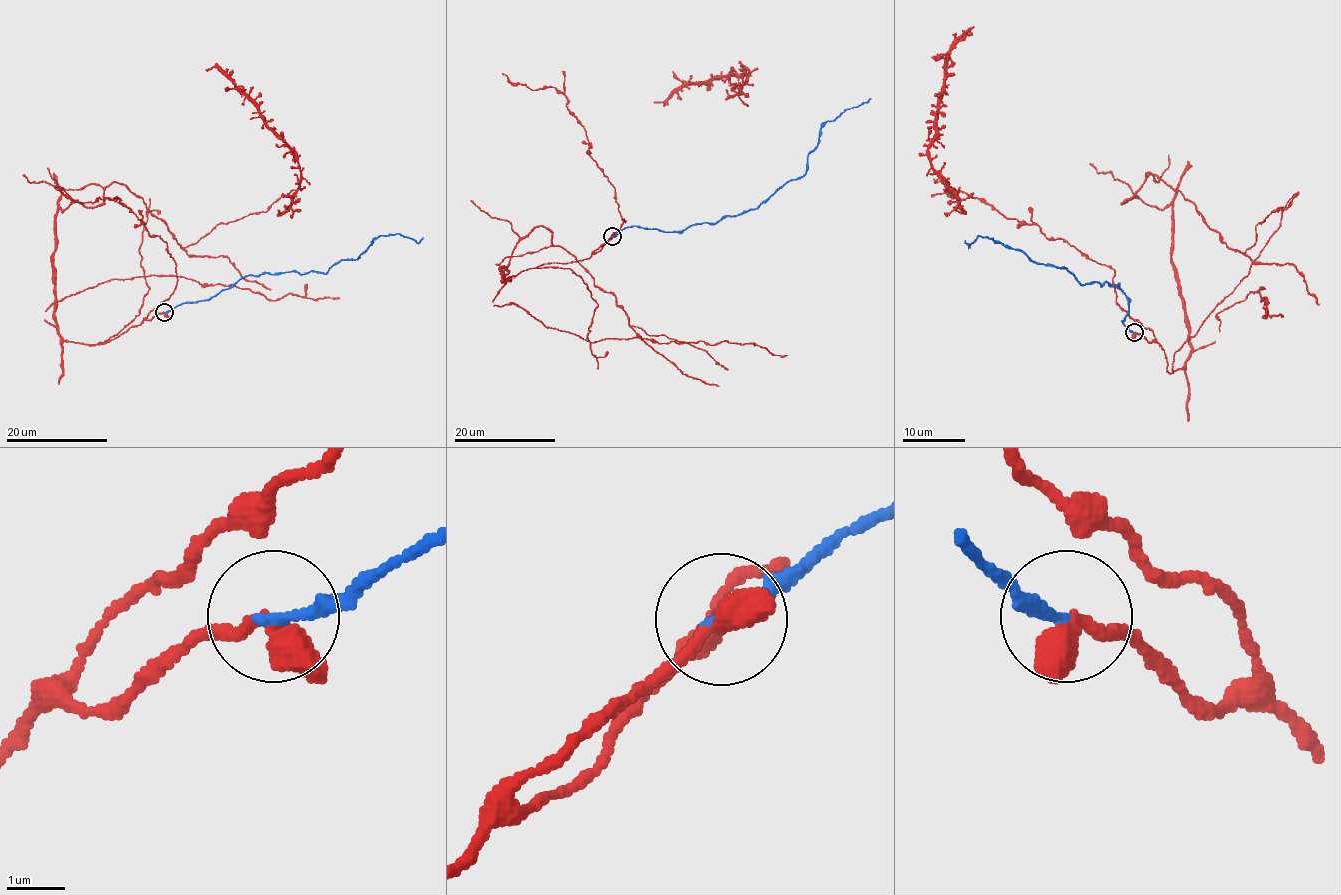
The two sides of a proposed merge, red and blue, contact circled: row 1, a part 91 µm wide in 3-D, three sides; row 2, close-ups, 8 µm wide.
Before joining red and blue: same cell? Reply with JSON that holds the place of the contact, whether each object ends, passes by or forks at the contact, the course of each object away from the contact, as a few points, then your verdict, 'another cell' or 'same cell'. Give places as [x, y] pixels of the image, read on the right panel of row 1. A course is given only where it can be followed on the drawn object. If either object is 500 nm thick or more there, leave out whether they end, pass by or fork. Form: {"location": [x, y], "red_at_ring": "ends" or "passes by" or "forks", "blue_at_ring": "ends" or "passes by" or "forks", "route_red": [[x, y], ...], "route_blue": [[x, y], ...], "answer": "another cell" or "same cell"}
{"location": [1134, 332], "red_at_ring": "passes by", "blue_at_ring": "ends", "route_red": [[1135, 333], [1181, 368], [1171, 205], [1121, 202], [1147, 173], [1244, 252], [1298, 191]], "route_blue": [[1135, 333], [1121, 320], [1129, 298], [1118, 284], [1082, 284], [992, 238], [970, 247], [964, 239]], "answer": "same cell"}

